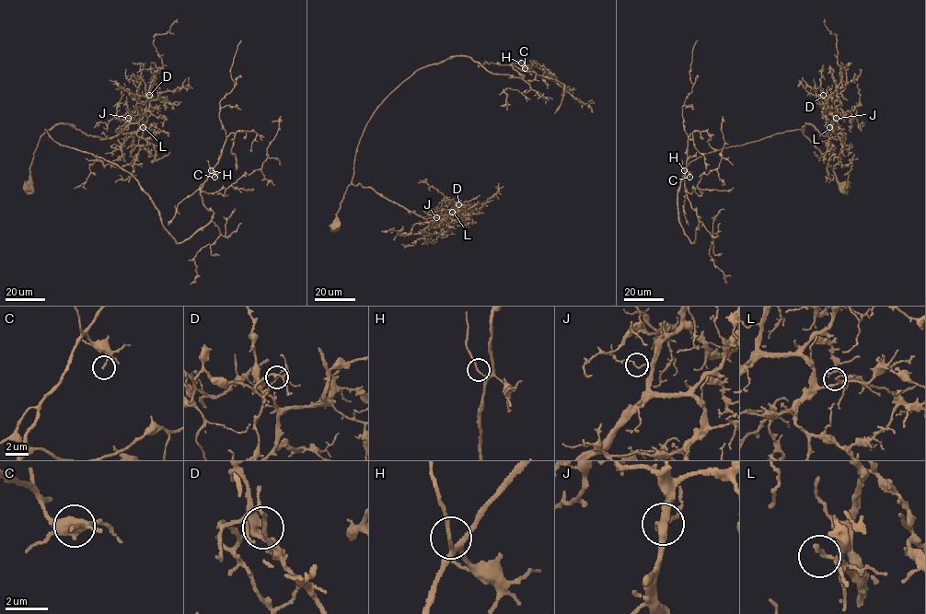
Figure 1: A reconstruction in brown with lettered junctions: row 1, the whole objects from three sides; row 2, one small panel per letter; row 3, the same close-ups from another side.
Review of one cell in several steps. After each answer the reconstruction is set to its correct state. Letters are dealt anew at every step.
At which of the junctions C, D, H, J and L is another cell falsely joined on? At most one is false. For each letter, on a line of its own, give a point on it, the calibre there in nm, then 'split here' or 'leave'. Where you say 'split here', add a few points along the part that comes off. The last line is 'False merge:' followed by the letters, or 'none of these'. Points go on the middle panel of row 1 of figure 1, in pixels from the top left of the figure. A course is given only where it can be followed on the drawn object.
C: place (525, 68); calibre 140 nm; leave
D: place (458, 204); calibre 120 nm; leave
H: place (521, 63); calibre 140 nm; leave
J: place (436, 217); calibre 130 nm; leave
L: place (452, 212); calibre 150 nm; leave
False merge: none of these

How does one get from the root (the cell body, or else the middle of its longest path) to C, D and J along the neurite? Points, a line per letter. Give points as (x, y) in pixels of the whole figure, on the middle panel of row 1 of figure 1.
C: (336, 226), (365, 126), (403, 82), (457, 55), (494, 74), (522, 77), (511, 64), (525, 68)
D: (336, 226), (337, 213), (351, 184), (372, 188), (424, 218), (450, 215), (458, 211), (458, 204)
J: (336, 226), (337, 213), (351, 184), (372, 188), (424, 218), (436, 217)

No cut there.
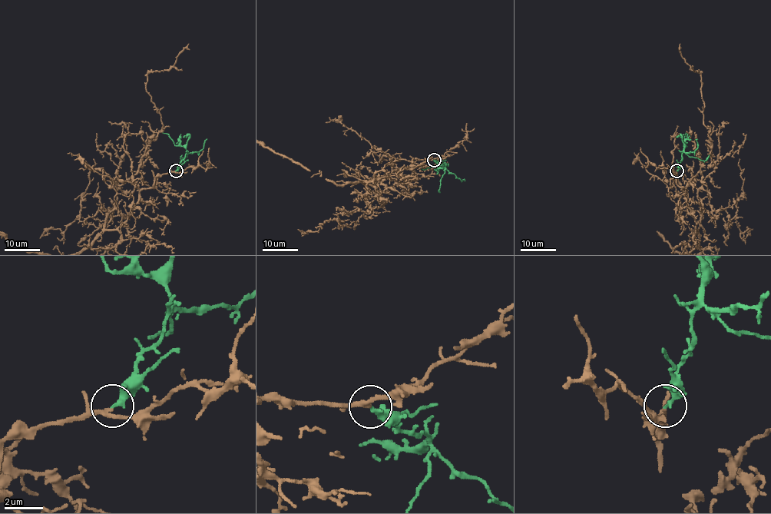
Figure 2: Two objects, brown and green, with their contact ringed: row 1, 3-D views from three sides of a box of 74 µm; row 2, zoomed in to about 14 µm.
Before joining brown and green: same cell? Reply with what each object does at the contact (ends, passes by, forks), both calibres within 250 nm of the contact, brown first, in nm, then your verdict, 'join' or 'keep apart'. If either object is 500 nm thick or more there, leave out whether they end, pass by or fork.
brown passes by | green ends | 200/260 nm | join

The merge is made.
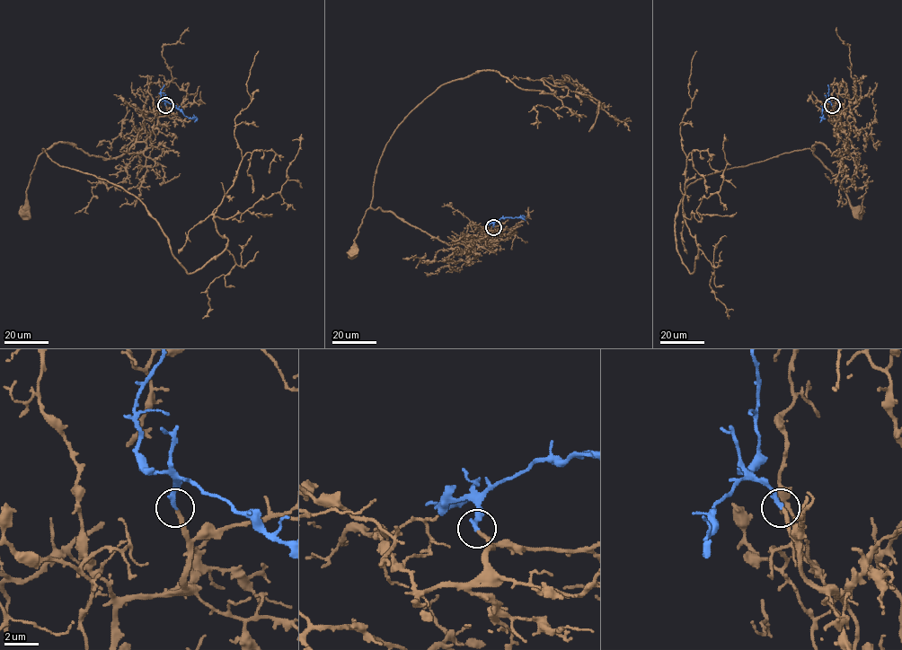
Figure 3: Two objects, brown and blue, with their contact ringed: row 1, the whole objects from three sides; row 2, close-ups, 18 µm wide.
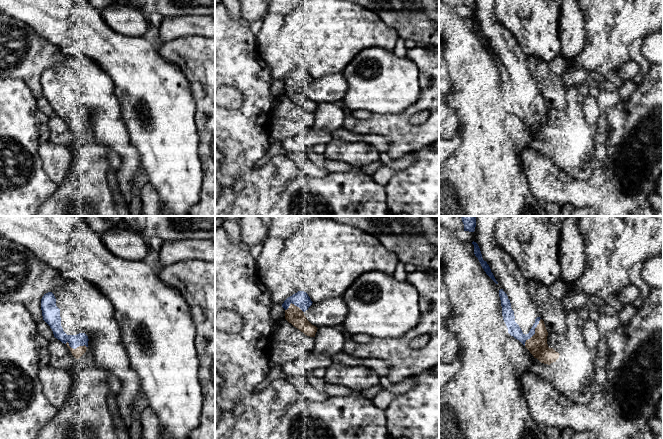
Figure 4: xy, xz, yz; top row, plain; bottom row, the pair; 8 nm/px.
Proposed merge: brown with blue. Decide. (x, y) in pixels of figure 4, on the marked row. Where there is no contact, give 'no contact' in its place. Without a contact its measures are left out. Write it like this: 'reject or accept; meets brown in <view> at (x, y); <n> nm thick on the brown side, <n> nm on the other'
accept; meets brown in yz at (535, 332); 160 nm thick on the brown side, 100 nm on the other

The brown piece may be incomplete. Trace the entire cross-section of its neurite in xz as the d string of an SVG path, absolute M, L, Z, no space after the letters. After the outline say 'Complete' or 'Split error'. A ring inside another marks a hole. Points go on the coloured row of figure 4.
M298 291L288 297L282 307L285 309L285 319L305 335L315 337L317 327L312 325L304 315L304 312L312 305L308 294Z. Split error

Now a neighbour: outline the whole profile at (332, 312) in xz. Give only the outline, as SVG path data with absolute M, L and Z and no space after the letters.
M342 297L327 298L312 304L305 312L307 320L317 328L341 327L348 314L348 306Z

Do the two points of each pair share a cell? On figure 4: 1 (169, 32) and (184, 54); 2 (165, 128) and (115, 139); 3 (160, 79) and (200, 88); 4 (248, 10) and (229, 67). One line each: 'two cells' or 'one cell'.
1: two cells
2: two cells
3: two cells
4: two cells

